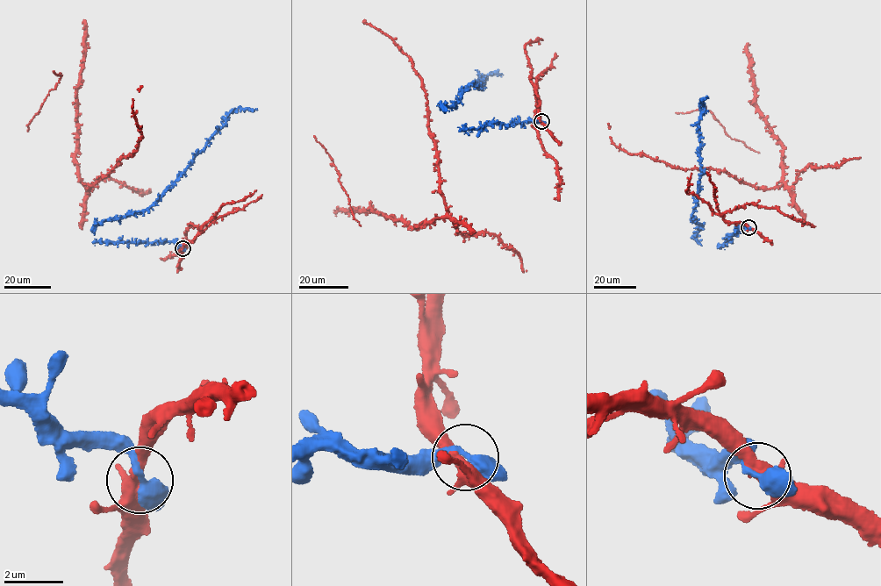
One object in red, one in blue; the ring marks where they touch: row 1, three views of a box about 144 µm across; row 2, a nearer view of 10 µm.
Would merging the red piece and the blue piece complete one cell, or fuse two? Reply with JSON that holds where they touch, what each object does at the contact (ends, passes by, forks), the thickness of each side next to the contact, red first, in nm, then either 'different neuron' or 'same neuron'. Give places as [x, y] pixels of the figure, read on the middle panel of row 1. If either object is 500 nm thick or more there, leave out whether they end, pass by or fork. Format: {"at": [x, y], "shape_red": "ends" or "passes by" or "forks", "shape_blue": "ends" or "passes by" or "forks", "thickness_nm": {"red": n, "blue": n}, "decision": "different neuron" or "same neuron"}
{"at": [541, 121], "shape_red": "forks", "shape_blue": "passes by", "thickness_nm": {"red": 360, "blue": 380}, "decision": "different neuron"}

